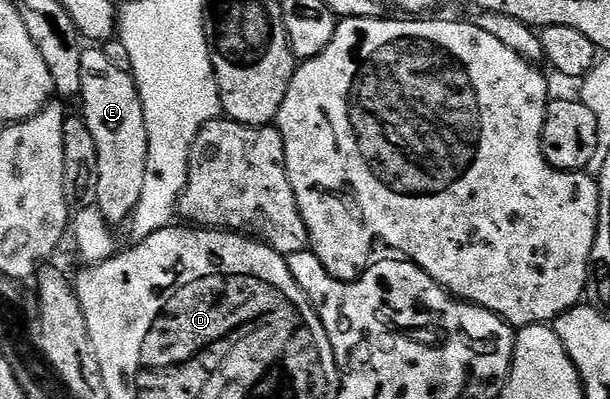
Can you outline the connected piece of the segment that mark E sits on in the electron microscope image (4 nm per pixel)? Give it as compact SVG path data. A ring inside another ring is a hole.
M85 48L81 51L83 84L79 103L85 111L83 117L99 156L99 192L96 207L102 218L110 224L128 223L133 209L139 204L143 192L143 176L147 164L147 132L143 120L141 97L132 74L119 72L107 60L104 49Z

